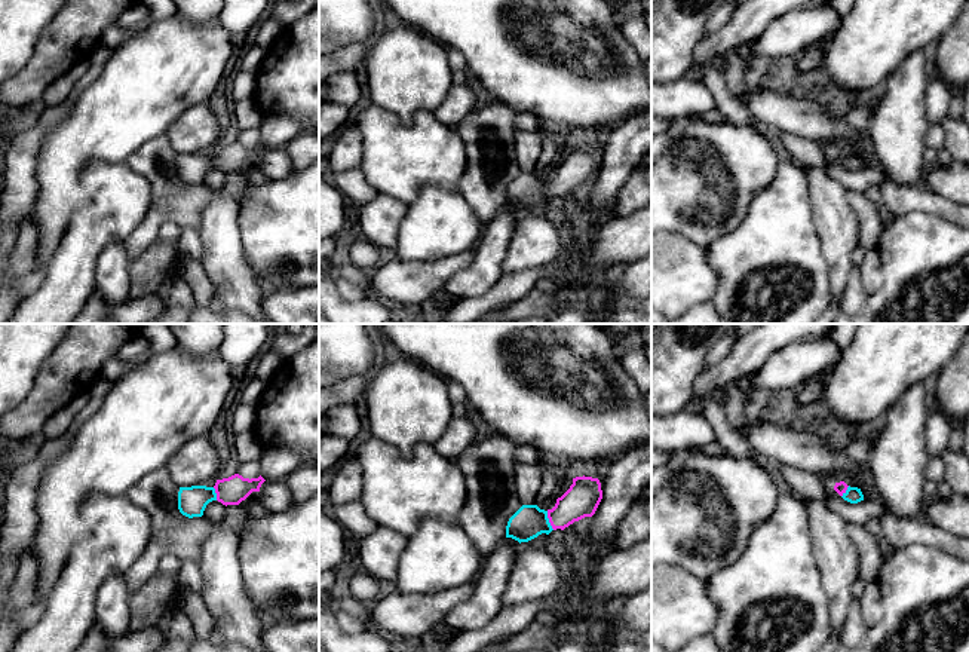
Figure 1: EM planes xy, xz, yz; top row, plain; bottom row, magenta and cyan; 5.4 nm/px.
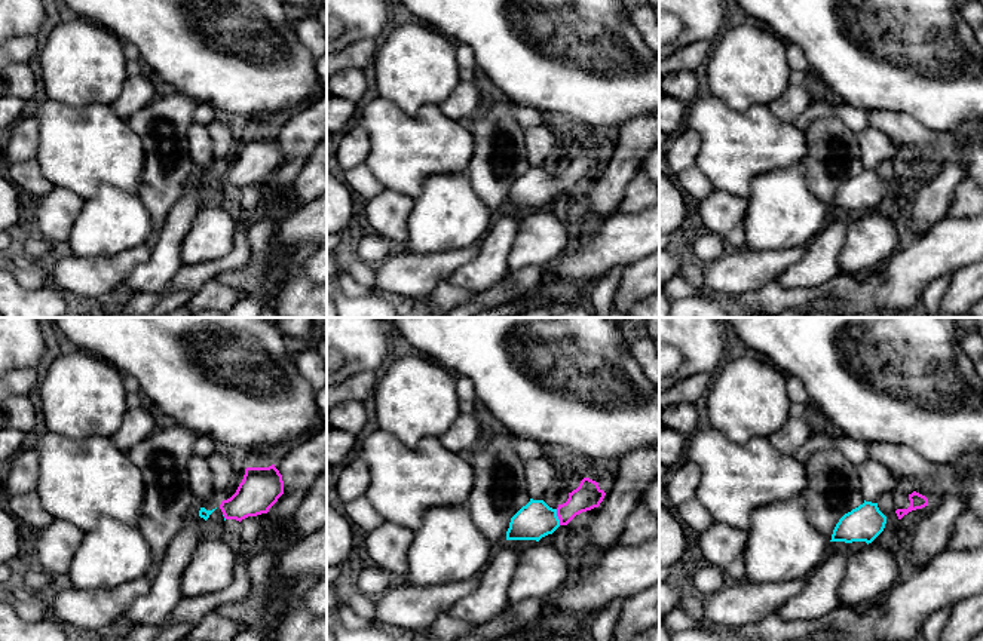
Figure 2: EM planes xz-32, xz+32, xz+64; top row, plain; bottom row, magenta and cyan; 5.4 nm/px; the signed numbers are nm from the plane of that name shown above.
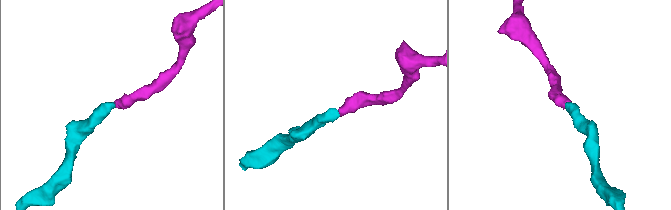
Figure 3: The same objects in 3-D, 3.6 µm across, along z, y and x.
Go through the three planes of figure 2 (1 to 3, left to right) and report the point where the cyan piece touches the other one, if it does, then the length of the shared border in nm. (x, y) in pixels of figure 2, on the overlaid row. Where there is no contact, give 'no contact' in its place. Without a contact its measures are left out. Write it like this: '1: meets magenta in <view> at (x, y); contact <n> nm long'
1: meets magenta in xz-32 at (224, 517); contact 40 nm long
2: meets magenta in xz+32 at (557, 515); contact 90 nm long
3: no contact

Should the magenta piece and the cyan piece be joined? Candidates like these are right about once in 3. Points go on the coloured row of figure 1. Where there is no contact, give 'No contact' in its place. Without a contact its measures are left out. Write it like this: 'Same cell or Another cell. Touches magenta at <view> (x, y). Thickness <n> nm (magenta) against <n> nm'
Same cell. Touches magenta at xz (549, 520). Thickness 190 nm (magenta) against 180 nm

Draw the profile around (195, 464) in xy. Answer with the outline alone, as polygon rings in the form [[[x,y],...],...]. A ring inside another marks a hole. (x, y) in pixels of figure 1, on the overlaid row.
[[[200,435],[180,447],[165,468],[178,487],[205,486],[217,480],[221,462],[208,435]]]

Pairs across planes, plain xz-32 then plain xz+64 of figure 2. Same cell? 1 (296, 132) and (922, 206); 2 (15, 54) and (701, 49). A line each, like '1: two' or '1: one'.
1: one
2: one

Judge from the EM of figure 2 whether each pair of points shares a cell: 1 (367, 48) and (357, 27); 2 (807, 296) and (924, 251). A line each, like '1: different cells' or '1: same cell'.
1: different cells
2: same cell

